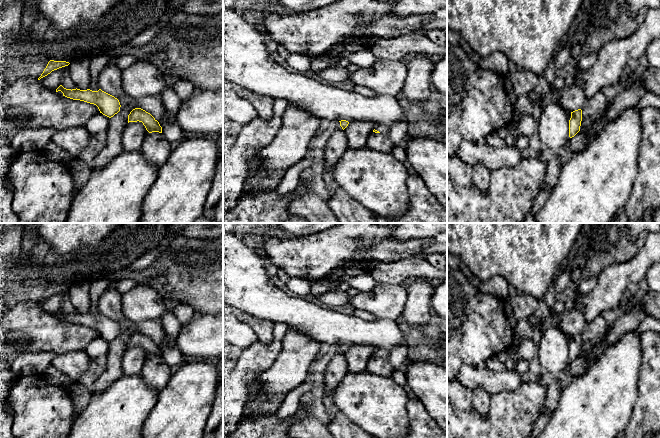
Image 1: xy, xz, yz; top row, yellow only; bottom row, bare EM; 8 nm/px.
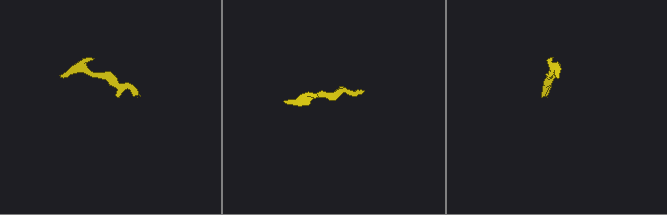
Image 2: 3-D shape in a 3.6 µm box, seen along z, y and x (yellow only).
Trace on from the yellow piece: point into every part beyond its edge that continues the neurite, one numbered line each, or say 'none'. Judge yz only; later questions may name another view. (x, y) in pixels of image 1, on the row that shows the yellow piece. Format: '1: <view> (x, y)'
none

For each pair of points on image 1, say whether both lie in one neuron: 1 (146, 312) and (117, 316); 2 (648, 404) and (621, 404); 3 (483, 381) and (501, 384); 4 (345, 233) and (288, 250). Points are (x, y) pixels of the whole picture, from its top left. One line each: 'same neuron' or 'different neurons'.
1: different neurons
2: different neurons
3: same neuron
4: same neuron

